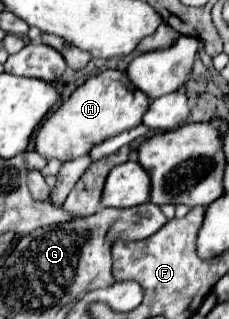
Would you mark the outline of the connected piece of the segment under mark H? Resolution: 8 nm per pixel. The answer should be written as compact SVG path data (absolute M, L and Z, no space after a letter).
M105 70L89 78L59 108L49 112L35 136L35 150L49 160L59 158L65 162L79 158L99 142L105 142L115 134L139 126L149 104L151 98L147 98L147 94L143 94L141 90L135 90L125 72Z

